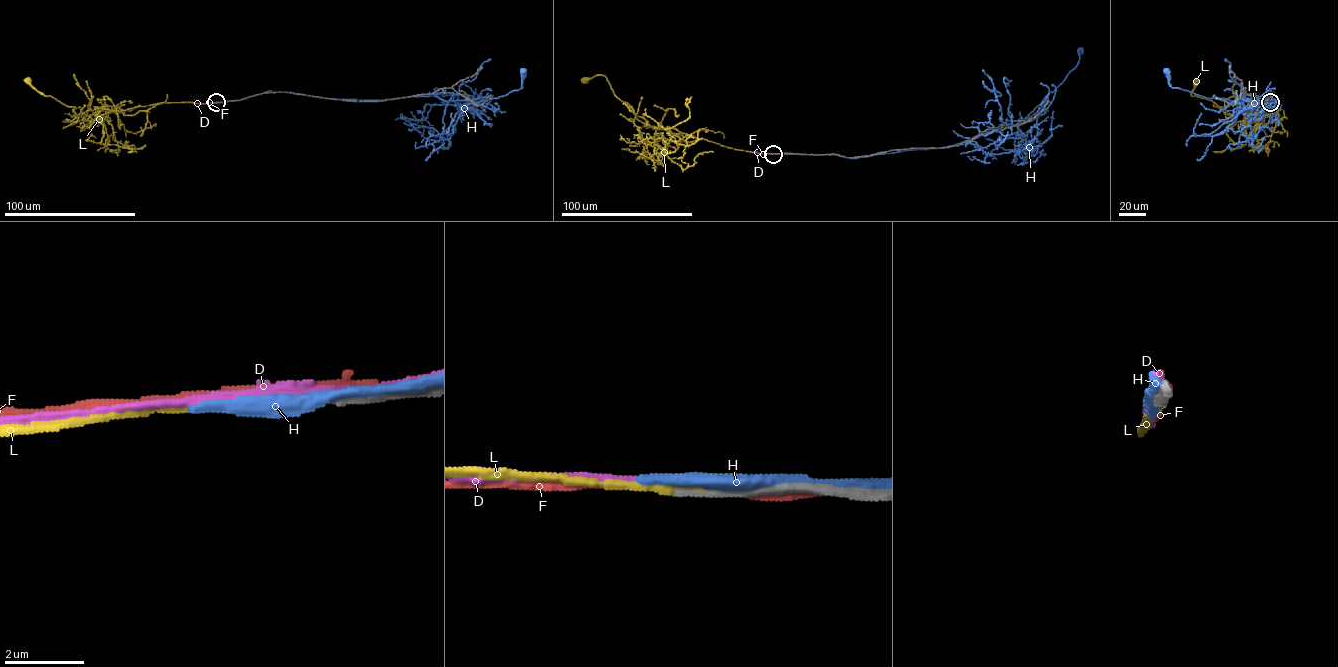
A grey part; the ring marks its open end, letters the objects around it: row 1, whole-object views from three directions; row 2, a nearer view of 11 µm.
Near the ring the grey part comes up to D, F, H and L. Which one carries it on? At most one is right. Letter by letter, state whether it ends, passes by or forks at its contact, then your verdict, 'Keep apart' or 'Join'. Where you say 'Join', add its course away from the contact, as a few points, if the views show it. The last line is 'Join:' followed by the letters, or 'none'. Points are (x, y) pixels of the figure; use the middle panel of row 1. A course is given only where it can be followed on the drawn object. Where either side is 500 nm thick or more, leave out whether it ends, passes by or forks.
D: It passes by. Keep apart
F: It passes by. Keep apart
H: It passes by. Keep apart
L: It ends there. Join. Its course: (774, 154), (738, 150), (673, 128), (649, 126), (614, 94), (604, 76), (585, 81)
Join: L

